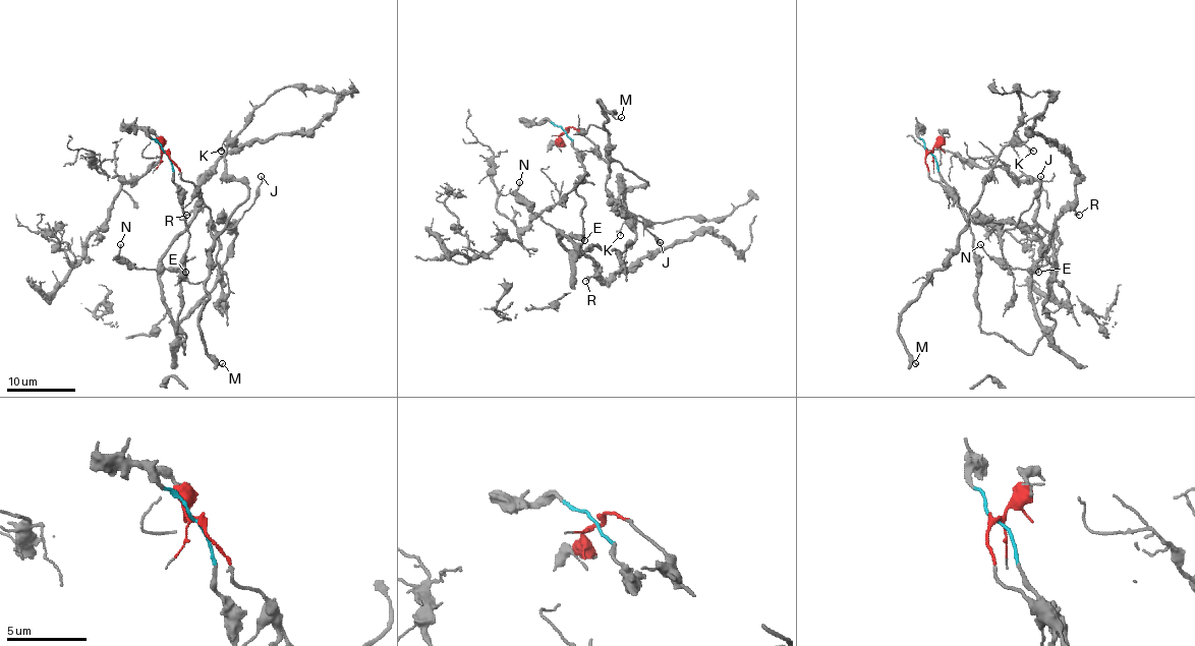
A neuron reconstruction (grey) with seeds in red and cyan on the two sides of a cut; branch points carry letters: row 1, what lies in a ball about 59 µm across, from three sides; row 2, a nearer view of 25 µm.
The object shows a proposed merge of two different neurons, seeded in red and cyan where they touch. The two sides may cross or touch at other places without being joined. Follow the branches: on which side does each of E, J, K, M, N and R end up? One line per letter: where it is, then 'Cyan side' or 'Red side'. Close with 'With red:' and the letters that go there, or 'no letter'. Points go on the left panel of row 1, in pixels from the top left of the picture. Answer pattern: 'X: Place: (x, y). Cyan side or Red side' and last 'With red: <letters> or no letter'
E: Place: (185, 272). Cyan side
J: Place: (261, 176). Red side
K: Place: (221, 151). Red side
M: Place: (222, 363). Red side
N: Place: (120, 244). Cyan side
R: Place: (186, 215). Cyan side
With red: J, K, M

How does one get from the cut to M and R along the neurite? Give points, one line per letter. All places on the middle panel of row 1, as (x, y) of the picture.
M: (566, 130), (578, 130), (592, 142), (610, 170), (608, 117), (598, 101), (622, 117)
R: (565, 130), (588, 173), (575, 190), (583, 239), (560, 232), (560, 240), (595, 267), (585, 280)

